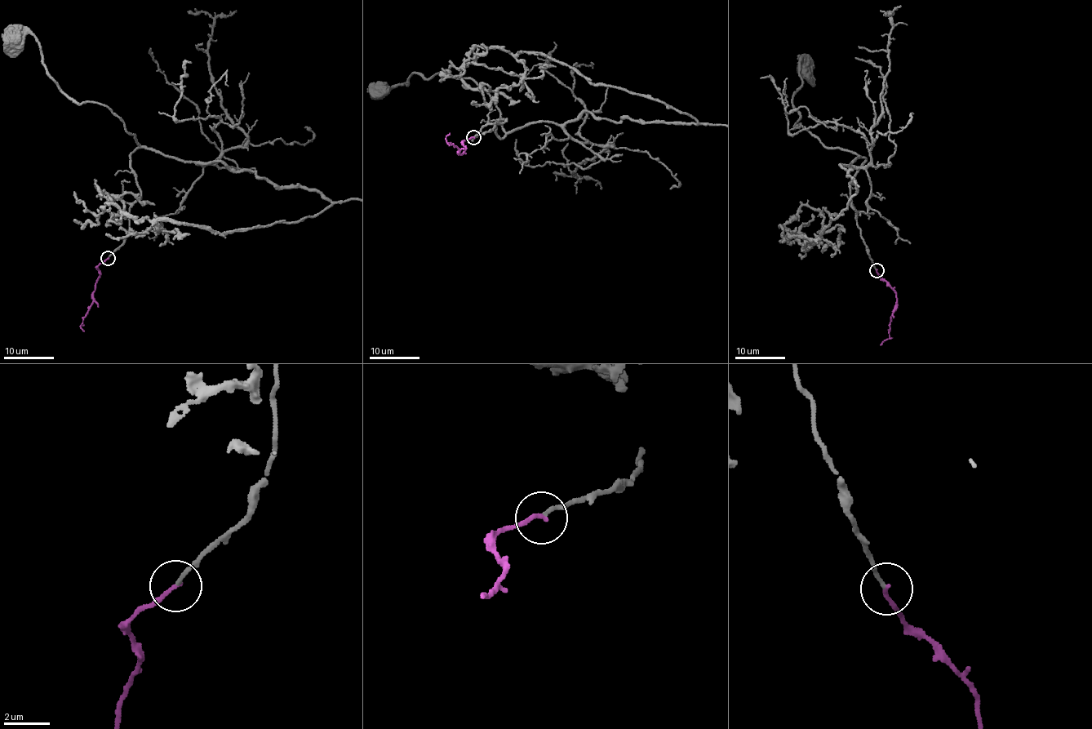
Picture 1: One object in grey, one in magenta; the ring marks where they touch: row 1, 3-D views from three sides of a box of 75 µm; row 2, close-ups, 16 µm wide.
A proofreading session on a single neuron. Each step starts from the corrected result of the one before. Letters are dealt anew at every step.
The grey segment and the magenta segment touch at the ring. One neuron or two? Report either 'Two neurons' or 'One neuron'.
One neuron

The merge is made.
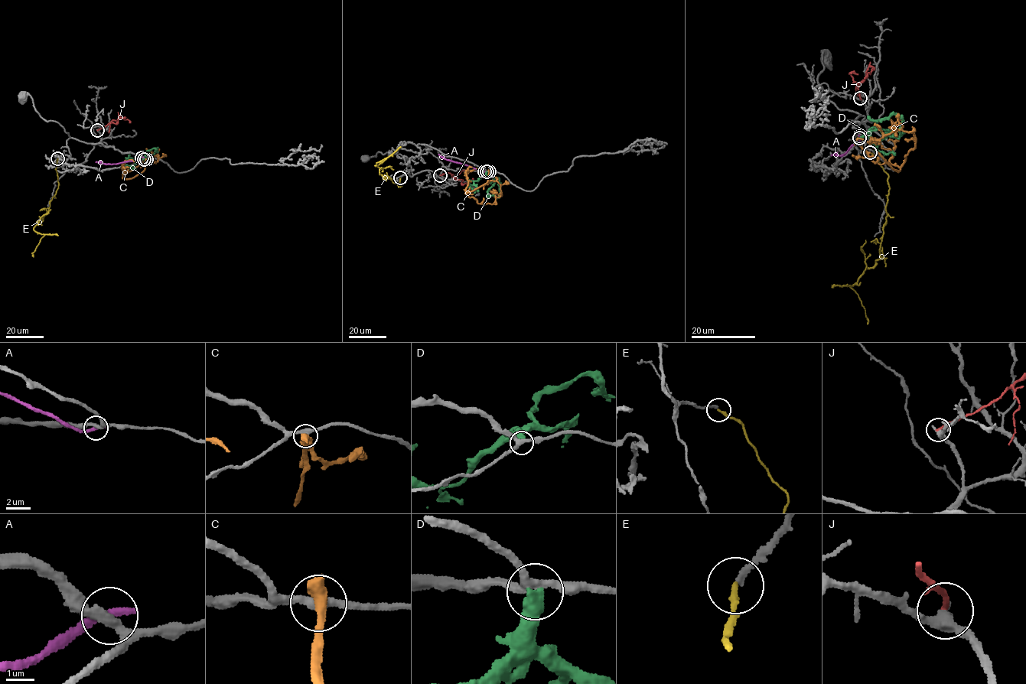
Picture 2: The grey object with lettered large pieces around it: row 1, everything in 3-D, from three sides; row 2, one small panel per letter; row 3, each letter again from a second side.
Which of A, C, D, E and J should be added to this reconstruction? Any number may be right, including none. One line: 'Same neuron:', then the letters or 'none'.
Same neuron: none

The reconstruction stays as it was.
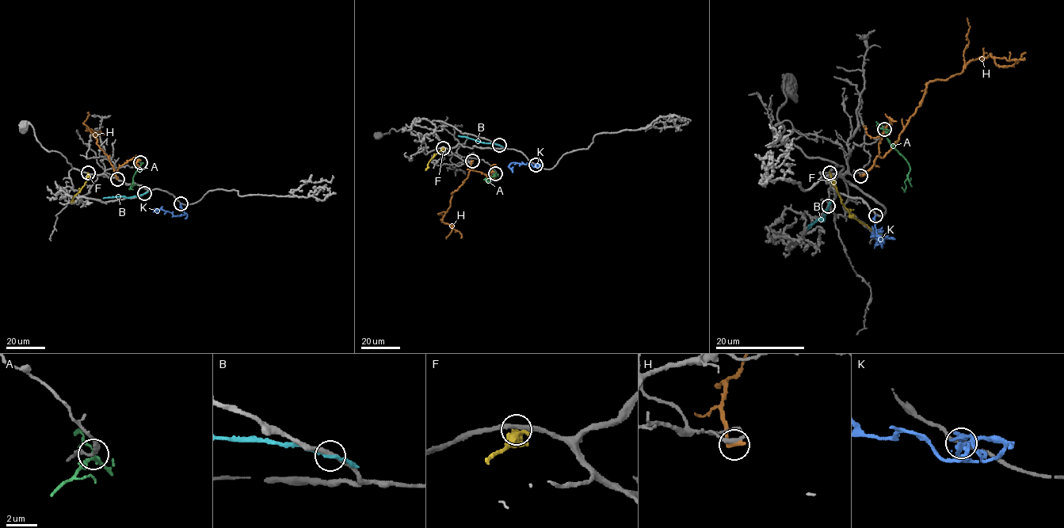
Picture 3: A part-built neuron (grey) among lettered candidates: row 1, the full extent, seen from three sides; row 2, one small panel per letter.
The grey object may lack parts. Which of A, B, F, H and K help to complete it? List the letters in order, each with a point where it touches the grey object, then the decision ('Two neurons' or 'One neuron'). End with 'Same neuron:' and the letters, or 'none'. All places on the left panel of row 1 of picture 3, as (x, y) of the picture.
A: Touches grey at (140, 162). Two neurons
B: Touches grey at (144, 193). Two neurons
F: Touches grey at (88, 172). Two neurons
H: Touches grey at (117, 179). Two neurons
K: Touches grey at (181, 203). Two neurons
Same neuron: none

